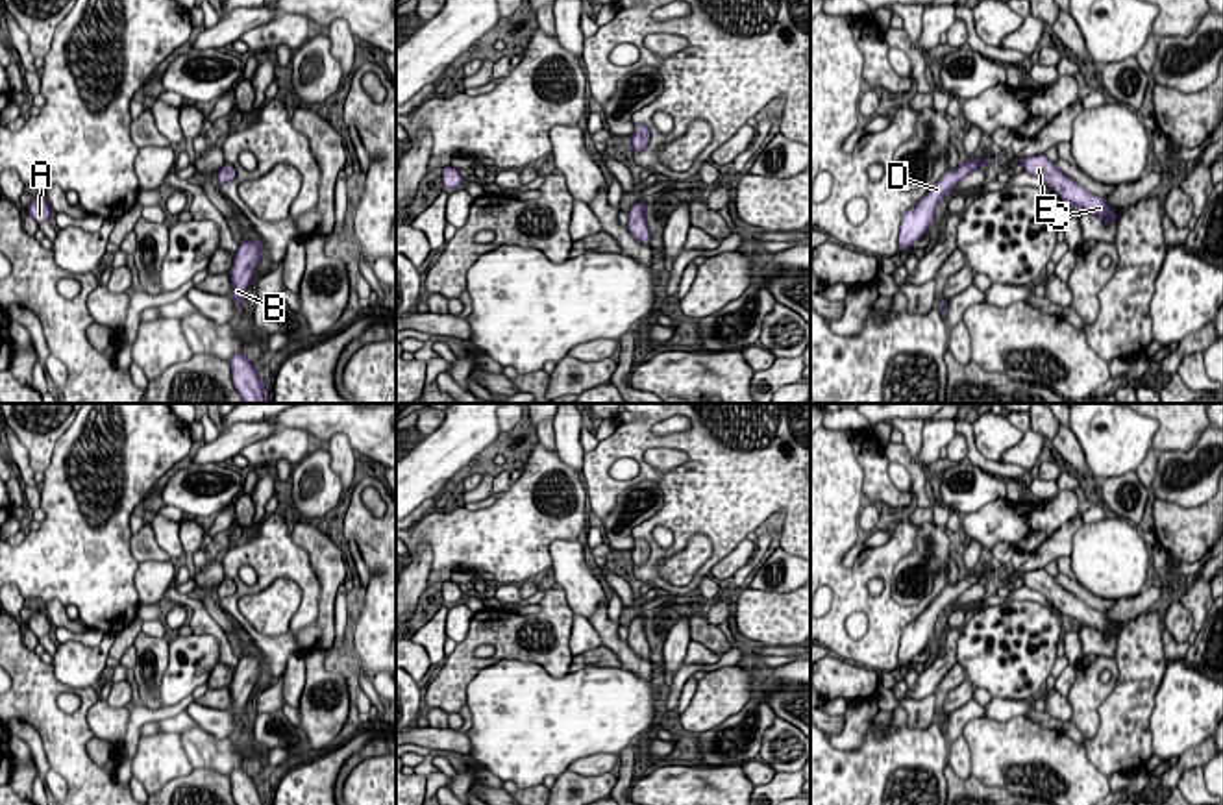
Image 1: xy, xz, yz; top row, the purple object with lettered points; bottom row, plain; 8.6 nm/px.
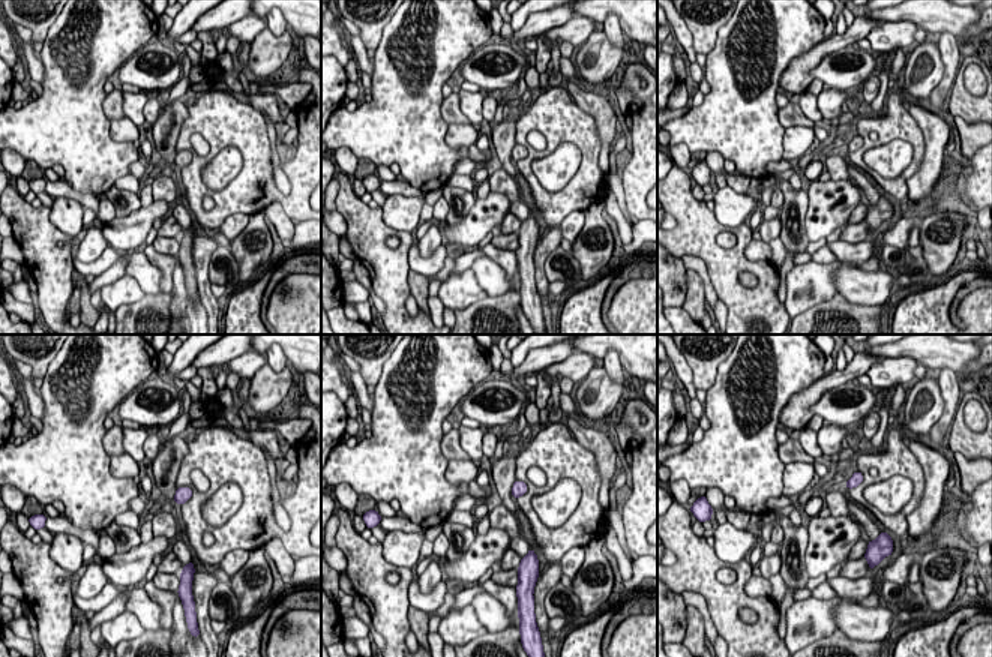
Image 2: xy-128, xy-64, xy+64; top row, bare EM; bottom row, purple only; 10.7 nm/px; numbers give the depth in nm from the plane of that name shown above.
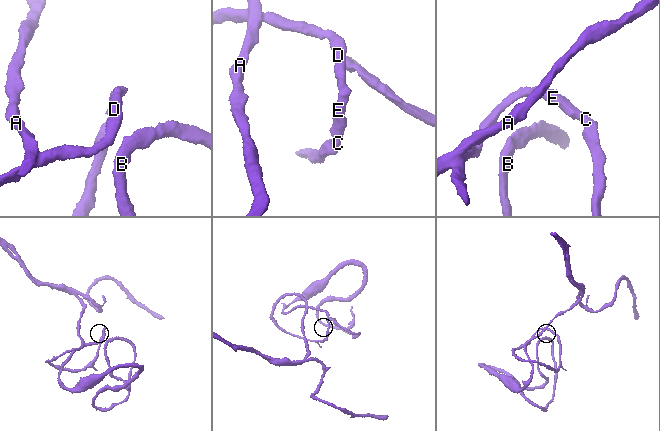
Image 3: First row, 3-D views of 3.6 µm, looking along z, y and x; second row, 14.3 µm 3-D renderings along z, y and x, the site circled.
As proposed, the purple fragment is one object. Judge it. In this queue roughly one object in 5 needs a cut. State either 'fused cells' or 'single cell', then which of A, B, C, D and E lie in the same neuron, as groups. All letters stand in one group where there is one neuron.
single cell | A B C D E

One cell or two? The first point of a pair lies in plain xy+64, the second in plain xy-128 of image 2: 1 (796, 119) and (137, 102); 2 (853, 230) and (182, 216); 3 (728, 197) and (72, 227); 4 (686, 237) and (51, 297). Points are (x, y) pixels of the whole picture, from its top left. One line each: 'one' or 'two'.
1: two
2: two
3: one
4: one

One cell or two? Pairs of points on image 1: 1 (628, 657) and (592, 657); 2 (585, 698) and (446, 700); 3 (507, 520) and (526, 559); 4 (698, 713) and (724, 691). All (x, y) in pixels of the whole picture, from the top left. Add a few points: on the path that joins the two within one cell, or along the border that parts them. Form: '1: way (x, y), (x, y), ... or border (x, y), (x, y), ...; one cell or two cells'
1: border (604, 644), (617, 656), (622, 667); two cells
2: border (493, 665), (485, 667), (469, 683), (465, 704); two cells
3: way (513, 530), (517, 550); one cell
4: way (704, 711), (718, 696); one cell

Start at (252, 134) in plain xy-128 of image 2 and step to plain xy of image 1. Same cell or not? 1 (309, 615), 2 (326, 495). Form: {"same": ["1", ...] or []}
{"same": ["1"]}

